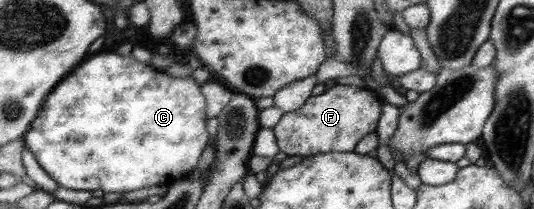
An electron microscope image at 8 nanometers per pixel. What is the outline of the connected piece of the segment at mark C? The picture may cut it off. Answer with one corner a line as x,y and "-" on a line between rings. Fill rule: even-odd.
99,52
94,53
88,59
72,73
69,75
60,85
58,85
58,89
56,89
56,93
52,93
52,97
46,101
44,104
43,112
40,113
36,122
33,123
32,129
27,133
25,140
27,143
27,148
30,151
33,151
39,162
44,166
44,169
60,183
62,187
67,187
68,189
75,189
76,191
98,191
98,189
103,190
105,193
126,193
128,191
136,191
136,189
144,189
144,187
152,187
152,185
167,185
169,186
171,183
178,182
180,180
184,180
190,176
192,171
198,167
198,161
200,161
200,155
202,155
202,151
204,151
204,147
206,147
206,143
208,143
208,129
206,129
206,98
202,95
201,84
197,83
192,76
186,77
172,77
169,74
160,73
160,71
154,71
152,67
148,67
148,64
137,60
132,54
128,56
120,55
117,52

